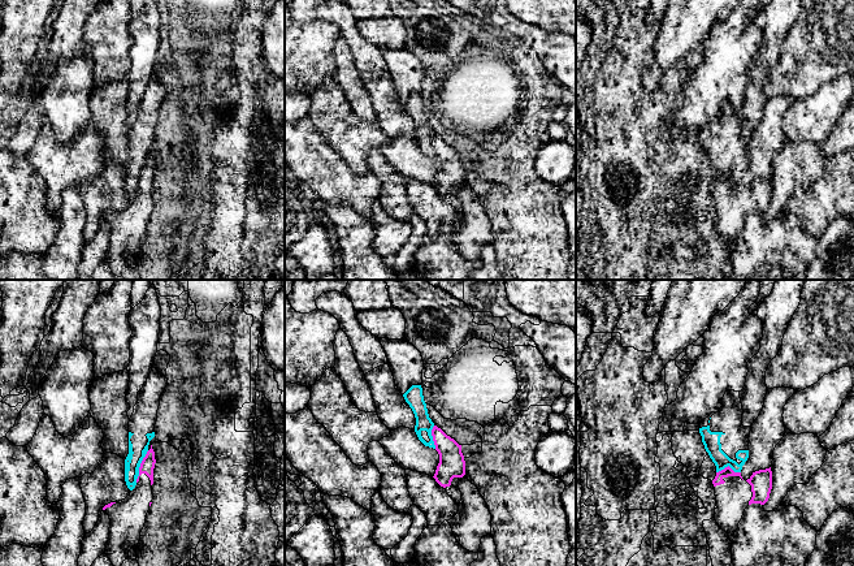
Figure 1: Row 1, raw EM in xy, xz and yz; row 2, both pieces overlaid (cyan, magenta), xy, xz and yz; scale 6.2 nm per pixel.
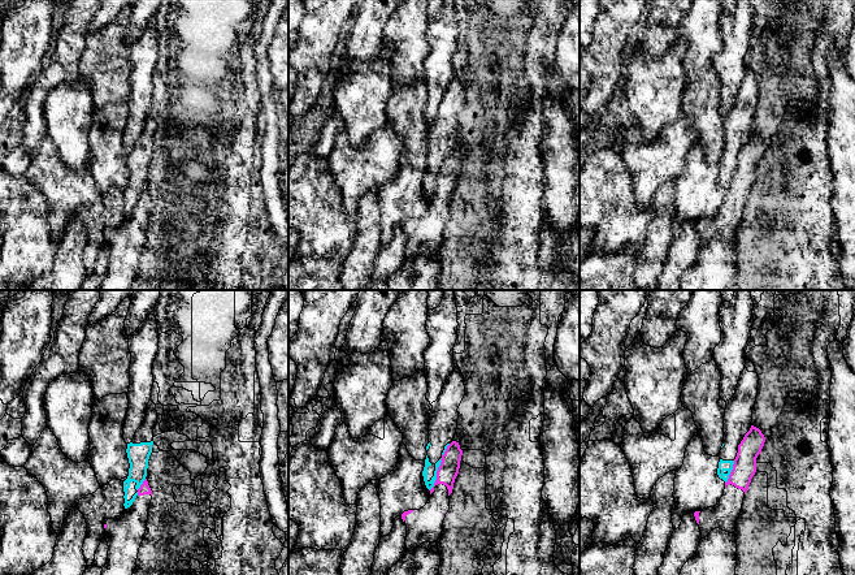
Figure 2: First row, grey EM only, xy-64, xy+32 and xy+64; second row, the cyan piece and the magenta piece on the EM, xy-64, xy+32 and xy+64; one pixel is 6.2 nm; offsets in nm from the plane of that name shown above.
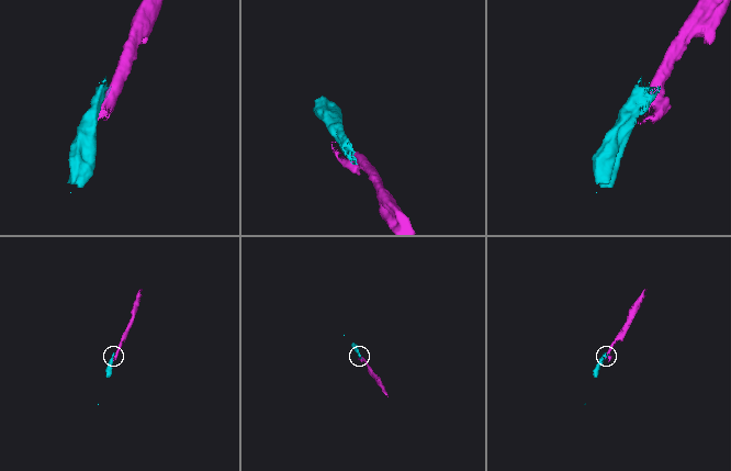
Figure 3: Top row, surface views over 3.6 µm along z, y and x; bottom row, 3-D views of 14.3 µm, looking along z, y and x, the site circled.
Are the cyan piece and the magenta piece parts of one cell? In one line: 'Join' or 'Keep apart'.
Keep apart

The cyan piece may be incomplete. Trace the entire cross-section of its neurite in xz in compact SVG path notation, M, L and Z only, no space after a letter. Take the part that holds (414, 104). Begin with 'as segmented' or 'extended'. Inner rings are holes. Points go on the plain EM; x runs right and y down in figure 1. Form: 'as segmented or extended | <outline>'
extended | M412 94L403 103L403 105L415 122L415 126L416 126L415 141L416 141L419 148L425 155L435 157L433 144L432 144L432 138L434 135L434 131L429 126L426 112L424 109L424 104L422 104L421 94Z

